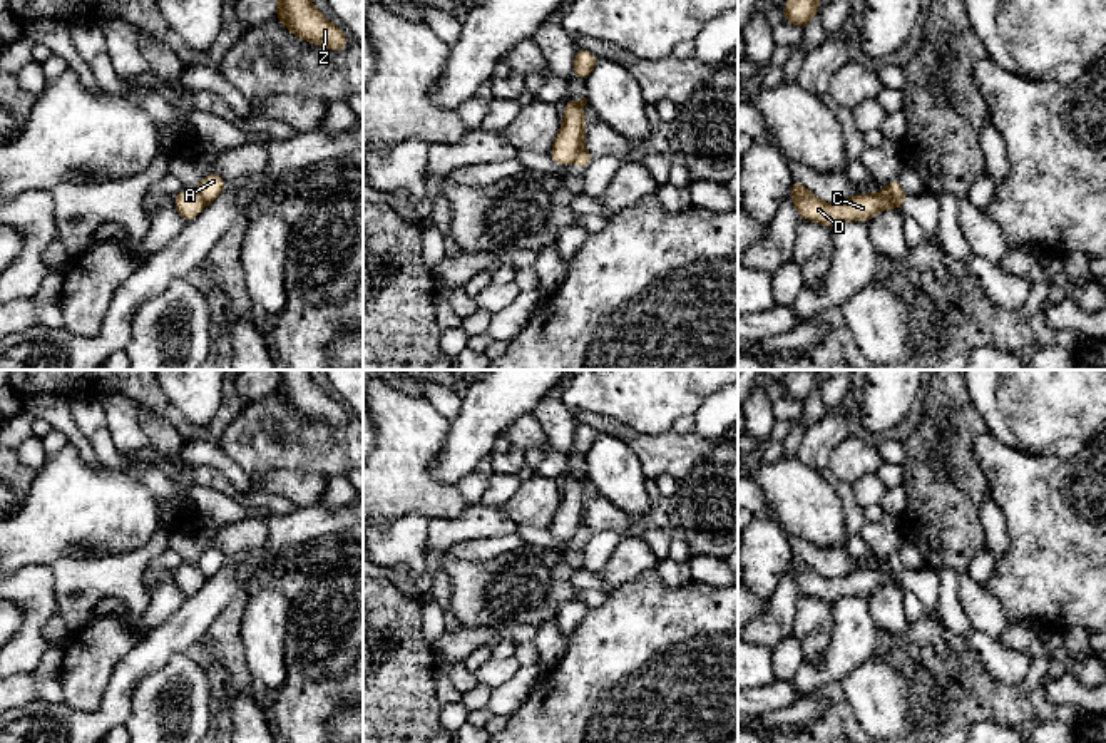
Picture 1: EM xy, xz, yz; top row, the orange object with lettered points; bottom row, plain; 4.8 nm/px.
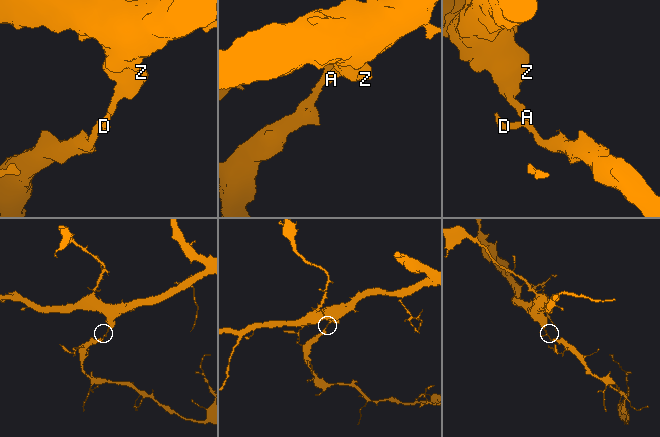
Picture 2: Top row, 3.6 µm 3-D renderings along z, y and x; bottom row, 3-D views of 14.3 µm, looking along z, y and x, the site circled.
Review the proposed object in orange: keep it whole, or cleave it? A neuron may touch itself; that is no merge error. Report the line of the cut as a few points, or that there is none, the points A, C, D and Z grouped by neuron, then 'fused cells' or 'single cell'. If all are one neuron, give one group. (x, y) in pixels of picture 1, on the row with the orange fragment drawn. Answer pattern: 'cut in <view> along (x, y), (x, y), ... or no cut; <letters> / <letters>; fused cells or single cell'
cut in yz along (880, 193), (901, 204); A Z / C D; fused cells

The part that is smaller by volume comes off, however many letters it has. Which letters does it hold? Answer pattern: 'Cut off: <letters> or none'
Cut off: C, D

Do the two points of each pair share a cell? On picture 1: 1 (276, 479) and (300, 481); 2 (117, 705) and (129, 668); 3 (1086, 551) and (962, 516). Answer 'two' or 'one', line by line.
1: one
2: one
3: two

